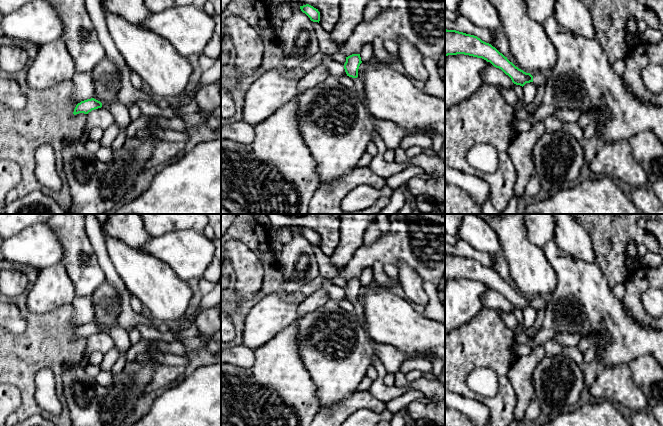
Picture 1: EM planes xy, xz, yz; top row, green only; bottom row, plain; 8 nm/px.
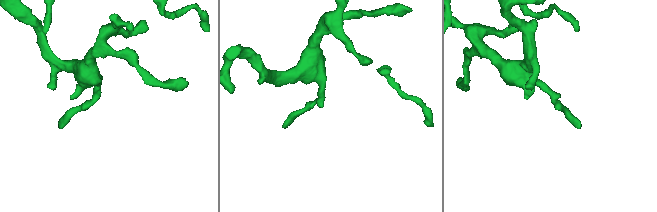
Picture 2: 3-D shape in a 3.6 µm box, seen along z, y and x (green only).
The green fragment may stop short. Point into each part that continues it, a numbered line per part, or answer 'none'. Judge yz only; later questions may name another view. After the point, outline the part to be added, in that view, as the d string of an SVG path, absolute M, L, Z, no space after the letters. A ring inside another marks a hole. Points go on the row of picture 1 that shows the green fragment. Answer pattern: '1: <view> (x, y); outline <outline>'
1: yz (540, 78); outline M537 73L533 76L533 81L535 84L542 85L546 88L548 78L549 77L547 73Z

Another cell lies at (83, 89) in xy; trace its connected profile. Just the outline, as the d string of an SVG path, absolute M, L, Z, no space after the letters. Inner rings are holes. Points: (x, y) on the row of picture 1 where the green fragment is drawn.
M90 72L75 73L72 81L74 83L72 98L75 101L84 101L94 98L94 79Z

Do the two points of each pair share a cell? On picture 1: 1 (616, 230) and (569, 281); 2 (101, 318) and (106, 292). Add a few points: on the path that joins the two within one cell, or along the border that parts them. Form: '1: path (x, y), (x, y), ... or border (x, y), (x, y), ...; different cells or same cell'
1: border (596, 262), (607, 283); different cells
2: path (106, 312), (106, 298); same cell

